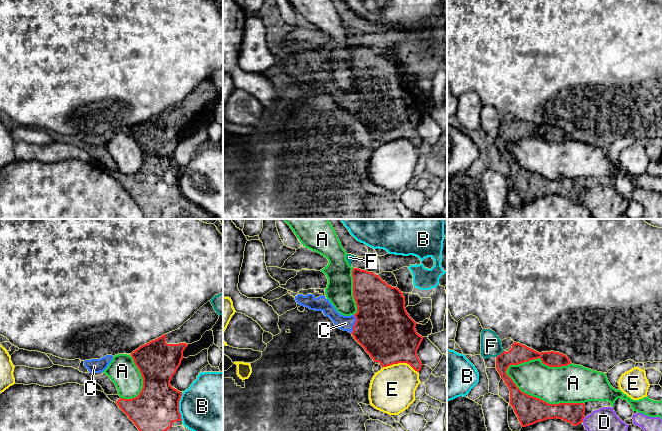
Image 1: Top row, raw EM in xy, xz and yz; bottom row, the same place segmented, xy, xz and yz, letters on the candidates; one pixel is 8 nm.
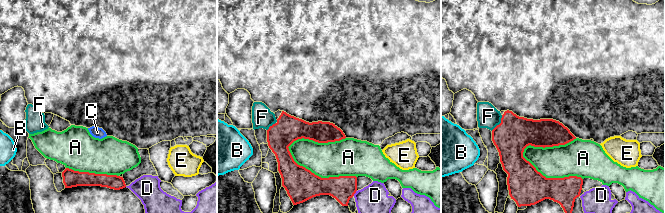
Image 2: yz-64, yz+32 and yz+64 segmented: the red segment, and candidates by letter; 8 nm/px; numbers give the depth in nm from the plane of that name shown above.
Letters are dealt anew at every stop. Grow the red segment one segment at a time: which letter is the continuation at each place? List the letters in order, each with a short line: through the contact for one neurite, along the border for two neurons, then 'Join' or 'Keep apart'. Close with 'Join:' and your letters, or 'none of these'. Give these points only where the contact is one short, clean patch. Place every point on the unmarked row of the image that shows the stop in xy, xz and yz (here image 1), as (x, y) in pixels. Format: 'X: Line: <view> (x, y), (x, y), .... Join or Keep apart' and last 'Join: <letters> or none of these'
A: Keep apart
B: Keep apart
C: Line: xz (383, 103), (354, 100), (345, 99). Join
D: Keep apart
E: Line: xz (382, 143), (398, 139), (408, 139), (418, 148). Keep apart
F: Line: yz (503, 126), (496, 133). Keep apart
Join: C

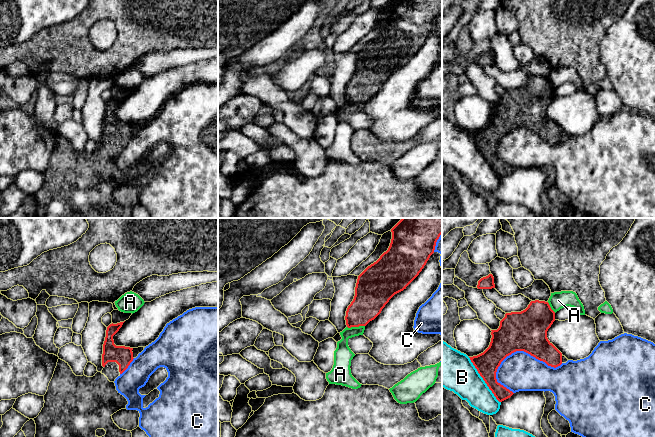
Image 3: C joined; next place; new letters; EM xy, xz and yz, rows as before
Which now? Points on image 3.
A: Line: xz (364, 101), (347, 103). Keep apart
B: Keep apart
C: Keep apart
Join: none of these

